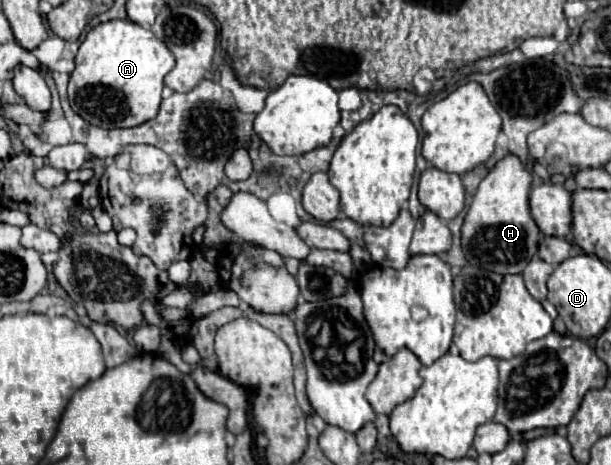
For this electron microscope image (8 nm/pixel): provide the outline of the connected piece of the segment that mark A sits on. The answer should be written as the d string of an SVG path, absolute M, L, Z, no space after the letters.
M129 19L99 23L85 35L75 55L75 71L69 79L69 103L77 115L97 127L111 129L141 125L157 115L163 77L173 67L173 53L151 29Z

